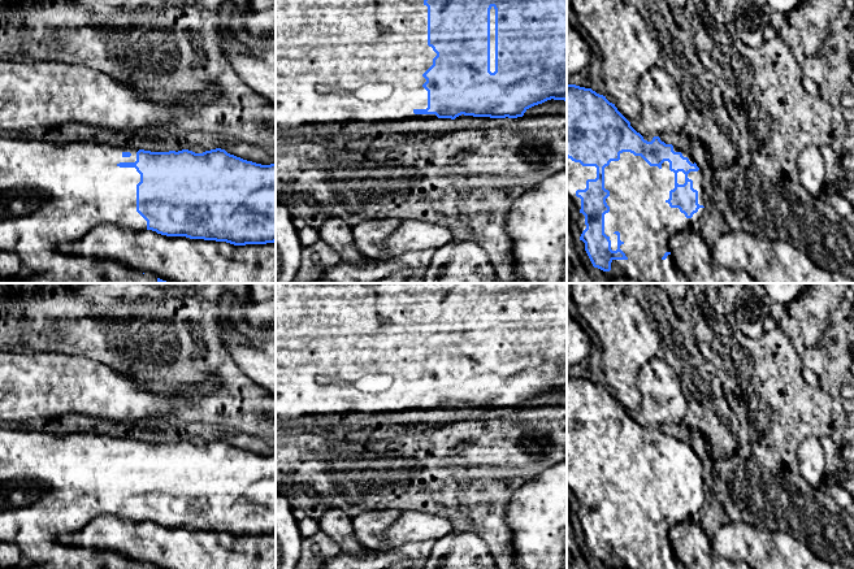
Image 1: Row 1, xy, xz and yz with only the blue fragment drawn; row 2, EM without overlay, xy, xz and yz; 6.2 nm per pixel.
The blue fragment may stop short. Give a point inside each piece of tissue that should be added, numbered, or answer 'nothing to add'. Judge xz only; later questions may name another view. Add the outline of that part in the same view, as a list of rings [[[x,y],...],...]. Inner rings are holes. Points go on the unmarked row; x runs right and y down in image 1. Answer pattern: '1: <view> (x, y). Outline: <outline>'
1: xz (339, 347). Outline: [[[276,283],[276,417],[282,420],[292,420],[308,414],[343,414],[343,413],[393,413],[403,411],[433,411],[438,409],[435,405],[415,405],[415,400],[428,399],[428,382],[422,378],[426,370],[422,365],[433,356],[433,349],[437,344],[428,336],[428,297],[424,291],[432,283]]]

